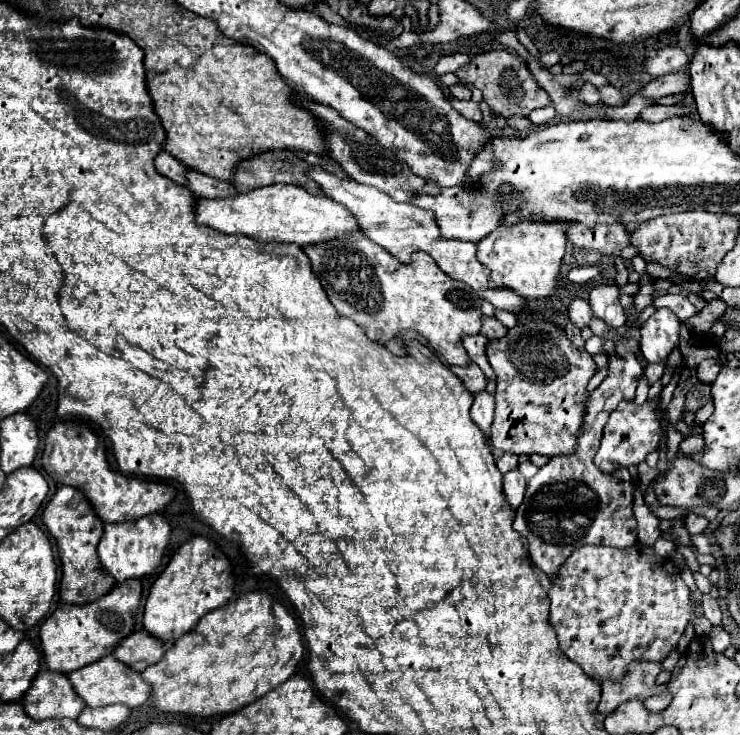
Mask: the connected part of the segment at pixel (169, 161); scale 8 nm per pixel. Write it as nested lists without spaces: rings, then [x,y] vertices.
[[[161,151],[157,157],[155,157],[155,169],[167,177],[167,179],[173,179],[175,183],[181,183],[181,185],[187,185],[187,179],[185,179],[185,171],[187,167],[183,163],[179,163],[173,155],[169,155],[167,151]]]

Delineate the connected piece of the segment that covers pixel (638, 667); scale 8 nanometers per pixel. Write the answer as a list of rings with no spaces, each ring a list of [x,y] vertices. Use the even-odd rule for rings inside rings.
[[[631,663],[627,675],[615,683],[601,683],[601,703],[599,711],[609,715],[621,703],[633,697],[651,697],[667,691],[667,685],[657,685],[657,675],[661,673],[661,663]]]

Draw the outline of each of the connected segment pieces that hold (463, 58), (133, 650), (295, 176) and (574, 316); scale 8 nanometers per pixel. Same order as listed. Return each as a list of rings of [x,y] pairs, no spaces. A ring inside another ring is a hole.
[[[453,53],[453,55],[447,55],[447,57],[441,57],[439,63],[435,65],[435,73],[437,75],[445,75],[445,73],[455,73],[455,69],[459,69],[463,63],[469,63],[469,55],[465,53]]]
[[[137,631],[123,639],[123,643],[119,643],[119,647],[113,651],[113,657],[141,673],[145,667],[157,663],[163,657],[163,653],[163,641],[151,637],[147,631]]]
[[[267,151],[237,163],[231,185],[237,191],[253,191],[273,183],[291,183],[303,187],[311,195],[323,195],[319,185],[305,175],[309,165],[293,151]]]
[[[575,297],[575,299],[569,303],[569,307],[567,307],[569,319],[571,319],[579,329],[587,327],[587,325],[589,325],[589,321],[591,321],[591,317],[593,317],[591,307],[587,307],[587,305],[589,305],[587,301],[583,301],[583,299]]]

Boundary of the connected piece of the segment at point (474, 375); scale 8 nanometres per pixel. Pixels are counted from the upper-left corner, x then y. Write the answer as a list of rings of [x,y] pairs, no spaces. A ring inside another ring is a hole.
[[[469,363],[469,367],[451,367],[451,369],[473,395],[479,393],[481,389],[485,389],[487,379],[485,379],[483,371],[479,367],[475,367],[475,363]]]

